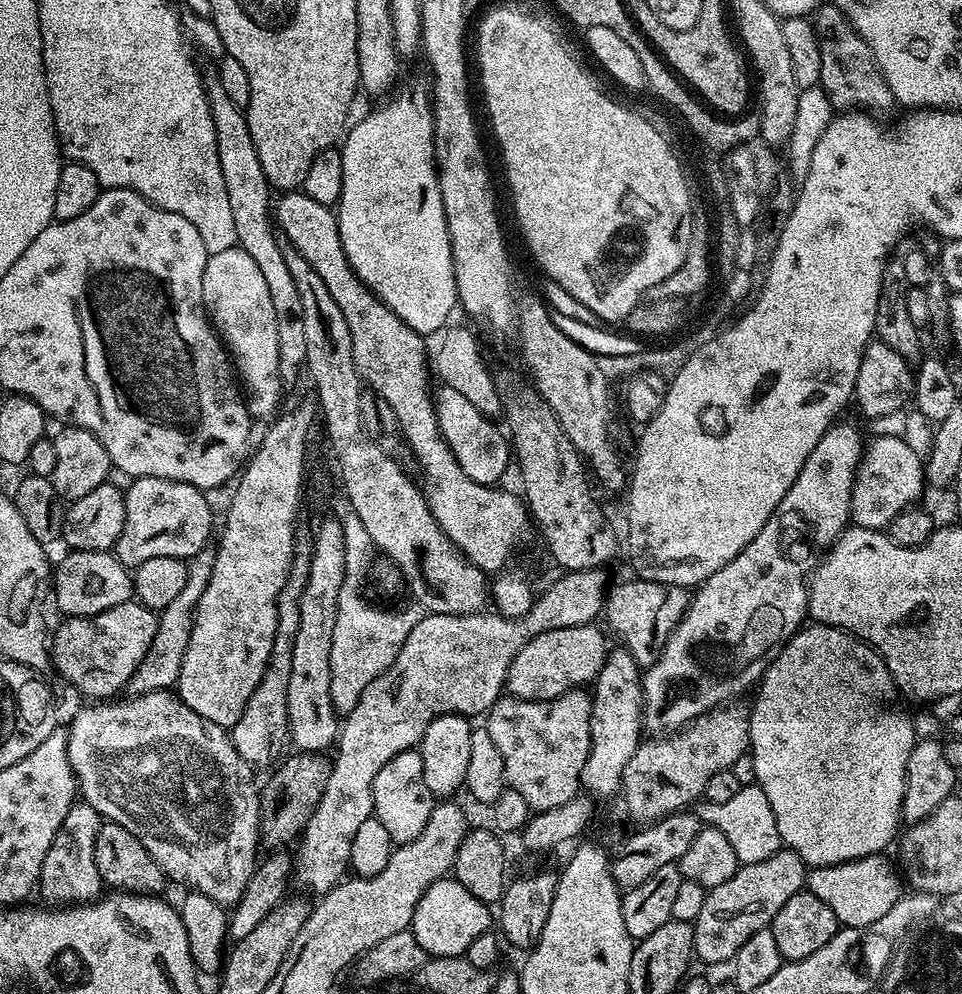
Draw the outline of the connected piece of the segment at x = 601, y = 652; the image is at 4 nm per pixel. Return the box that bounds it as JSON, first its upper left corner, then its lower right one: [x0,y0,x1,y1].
[507,623,606,700]

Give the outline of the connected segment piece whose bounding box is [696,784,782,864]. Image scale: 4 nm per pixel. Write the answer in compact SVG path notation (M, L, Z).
M757 784L741 785L739 792L726 803L701 801L697 805L696 815L703 825L714 827L726 835L735 850L735 856L743 864L760 862L781 851L782 841L774 821L774 810L770 807L769 798Z

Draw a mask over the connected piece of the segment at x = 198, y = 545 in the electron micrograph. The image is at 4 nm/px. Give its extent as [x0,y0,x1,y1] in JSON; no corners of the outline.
[114,476,214,570]

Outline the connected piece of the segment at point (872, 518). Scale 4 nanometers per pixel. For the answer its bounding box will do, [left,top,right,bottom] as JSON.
[850,436,926,529]

